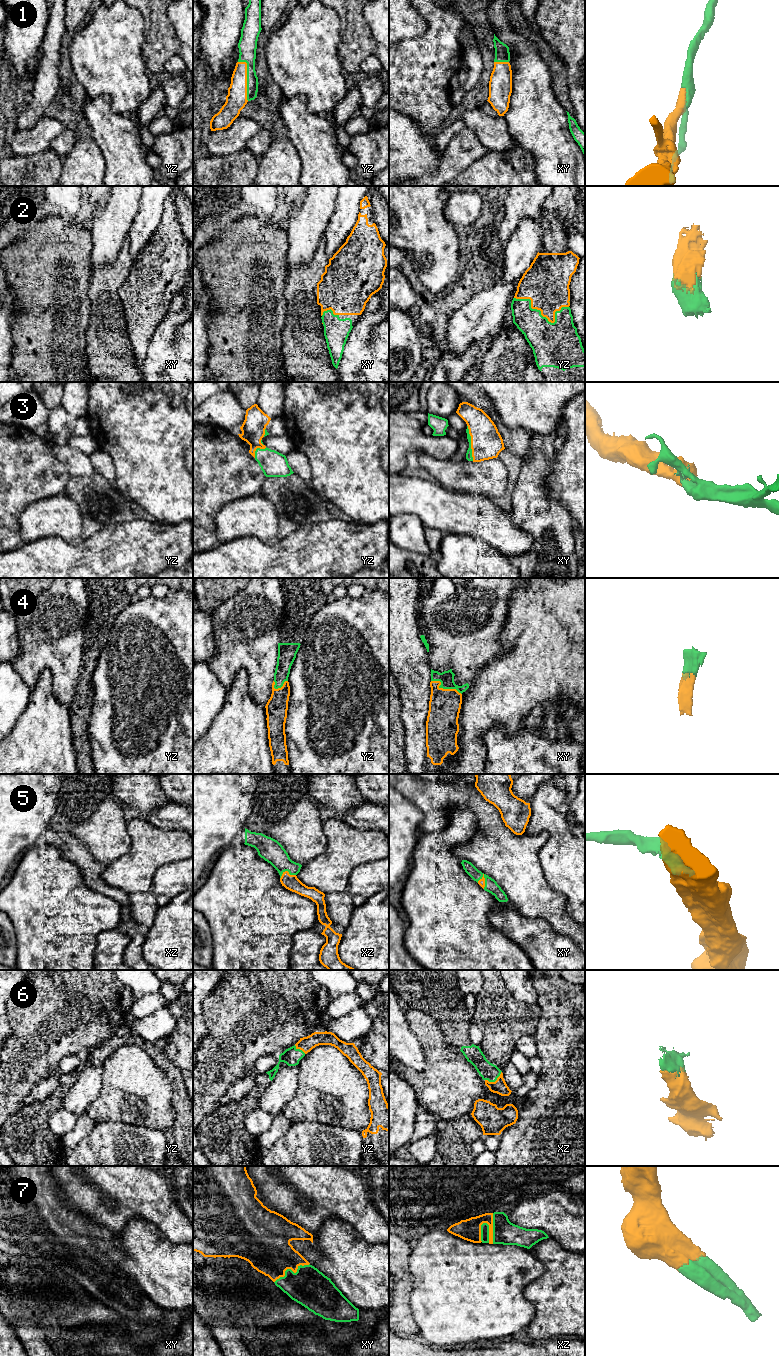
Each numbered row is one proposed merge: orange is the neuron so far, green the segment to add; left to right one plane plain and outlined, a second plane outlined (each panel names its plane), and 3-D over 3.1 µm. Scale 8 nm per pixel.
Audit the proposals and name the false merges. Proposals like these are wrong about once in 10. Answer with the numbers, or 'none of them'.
none of them

